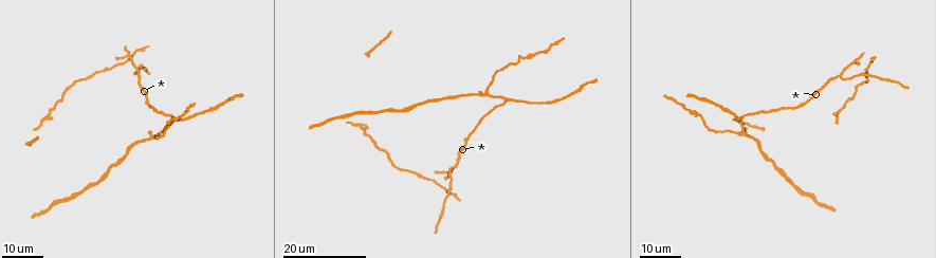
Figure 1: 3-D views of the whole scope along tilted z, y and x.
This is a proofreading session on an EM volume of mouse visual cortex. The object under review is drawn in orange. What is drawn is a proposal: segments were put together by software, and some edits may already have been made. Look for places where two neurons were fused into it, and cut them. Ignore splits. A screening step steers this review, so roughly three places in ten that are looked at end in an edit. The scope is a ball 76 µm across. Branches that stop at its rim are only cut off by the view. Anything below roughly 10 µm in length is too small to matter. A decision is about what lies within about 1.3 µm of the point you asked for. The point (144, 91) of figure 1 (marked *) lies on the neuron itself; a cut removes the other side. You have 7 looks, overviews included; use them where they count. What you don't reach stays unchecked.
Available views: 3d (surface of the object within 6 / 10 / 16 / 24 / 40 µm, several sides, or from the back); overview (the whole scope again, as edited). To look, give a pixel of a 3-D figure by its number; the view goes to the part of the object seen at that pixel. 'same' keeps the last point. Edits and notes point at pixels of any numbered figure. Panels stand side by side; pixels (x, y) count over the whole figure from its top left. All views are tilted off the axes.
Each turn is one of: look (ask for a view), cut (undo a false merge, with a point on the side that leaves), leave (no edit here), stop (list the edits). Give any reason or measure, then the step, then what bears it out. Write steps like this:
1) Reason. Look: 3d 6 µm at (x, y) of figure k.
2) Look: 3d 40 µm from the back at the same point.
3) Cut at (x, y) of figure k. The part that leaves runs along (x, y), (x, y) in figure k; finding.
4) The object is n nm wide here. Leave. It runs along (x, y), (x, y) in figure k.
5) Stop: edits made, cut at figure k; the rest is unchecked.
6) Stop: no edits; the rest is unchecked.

A fork. Look: 3d 24 µm at (455, 166) of figure 1.

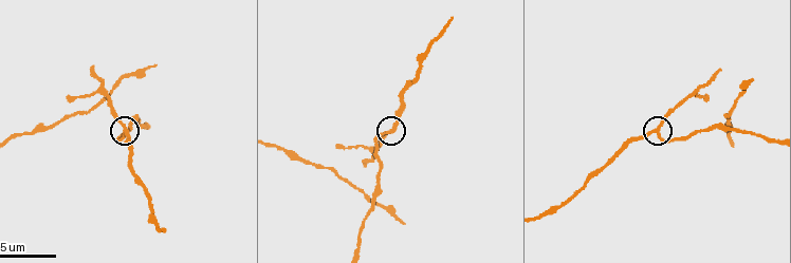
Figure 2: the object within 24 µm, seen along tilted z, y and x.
Look: 3d 6 µm at (390, 131) of figure 2.

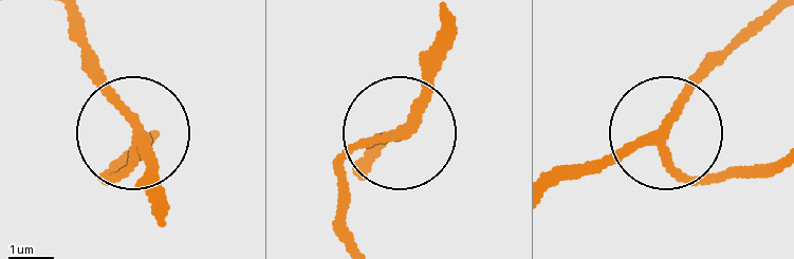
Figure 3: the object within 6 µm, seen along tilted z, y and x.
Leave. All the same neuron.

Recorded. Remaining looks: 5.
Branch point. Look: 3d 24 µm at (740, 132) of figure 1.

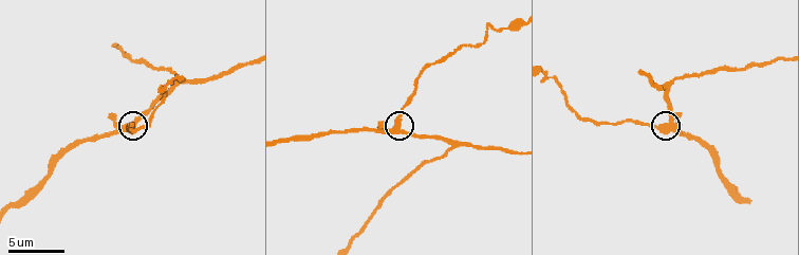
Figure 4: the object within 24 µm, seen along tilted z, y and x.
Look: 3d 6 µm at (672, 128) of figure 4.

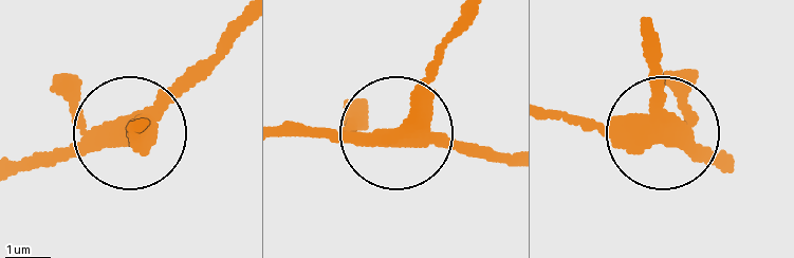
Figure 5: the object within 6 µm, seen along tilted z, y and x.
The side arm is 28 µm long. Cut at (426, 80) of figure 5. The part that leaves runs along (662, 127), (556, 115) in figure 5; a second neuron is stuck on.

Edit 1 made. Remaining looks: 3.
Look: overview.

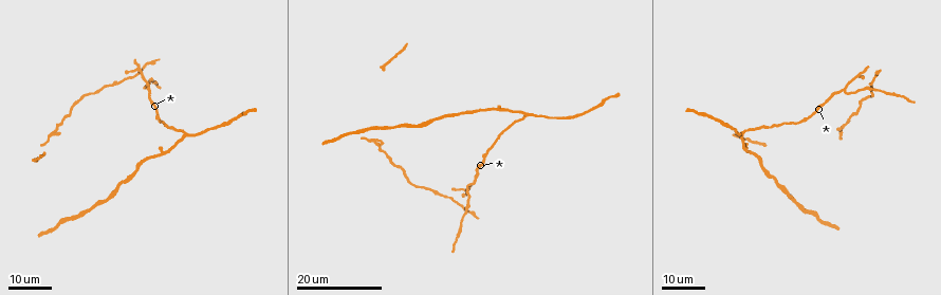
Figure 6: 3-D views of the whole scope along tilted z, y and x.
Branch point. Look: 3d 24 µm at (526, 112) of figure 6.

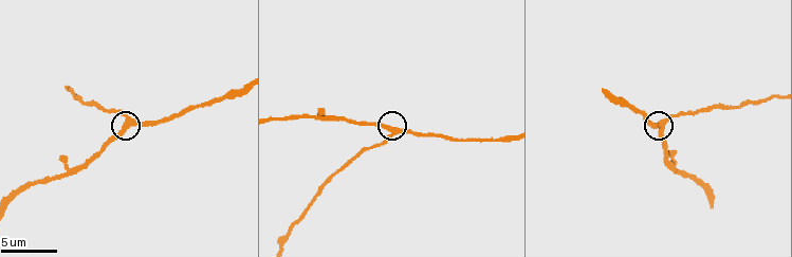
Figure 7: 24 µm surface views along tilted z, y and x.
Zoom in. Look: 3d 6 µm at (129, 127) of figure 7.

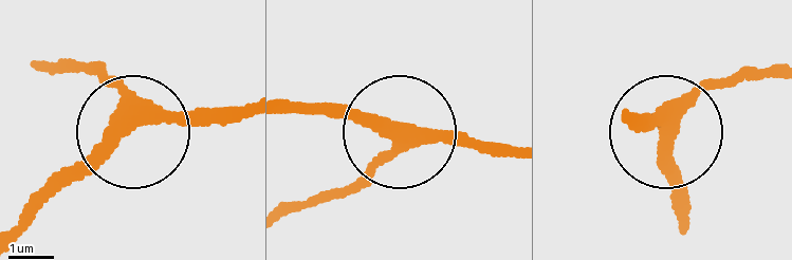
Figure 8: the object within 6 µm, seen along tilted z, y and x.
3 arms meet here. Leave. It runs along (781, 68), (730, 76), (677, 124), (634, 131) in figure 8; continuous, no second neuron.

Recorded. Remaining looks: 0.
Stop: edits made, cut at figure 5; the rest is unchecked.

